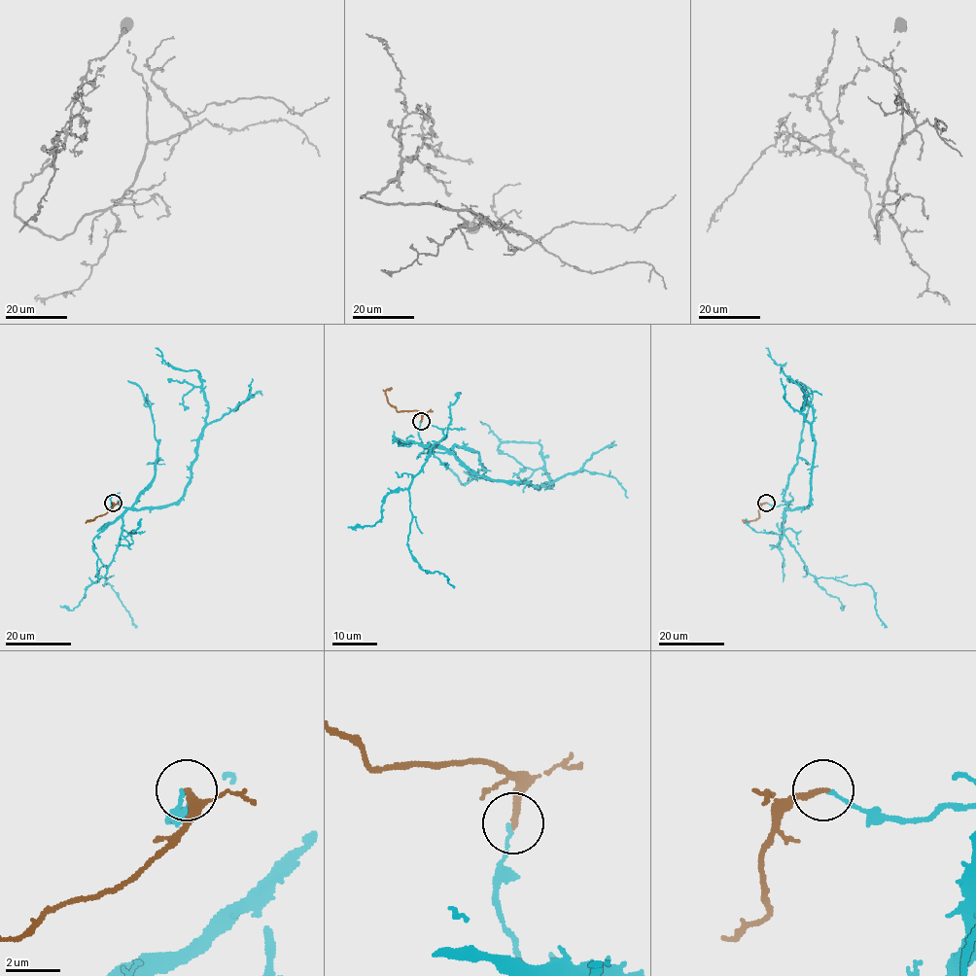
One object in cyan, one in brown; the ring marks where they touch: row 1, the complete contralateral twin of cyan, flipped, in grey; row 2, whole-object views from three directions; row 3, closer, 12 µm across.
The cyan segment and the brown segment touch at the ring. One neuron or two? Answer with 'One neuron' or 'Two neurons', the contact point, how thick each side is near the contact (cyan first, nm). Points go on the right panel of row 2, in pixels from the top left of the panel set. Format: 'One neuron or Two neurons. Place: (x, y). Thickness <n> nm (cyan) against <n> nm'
Two neurons. Place: (766, 503). Thickness 110 nm (cyan) against 240 nm

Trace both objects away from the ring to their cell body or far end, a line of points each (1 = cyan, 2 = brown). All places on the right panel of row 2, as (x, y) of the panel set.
1: (766, 503), (785, 504), (789, 509), (809, 505), (815, 439), (813, 409), (805, 394), (784, 373), (766, 348)
2: (766, 503), (758, 509), (759, 517), (755, 520), (743, 520)

